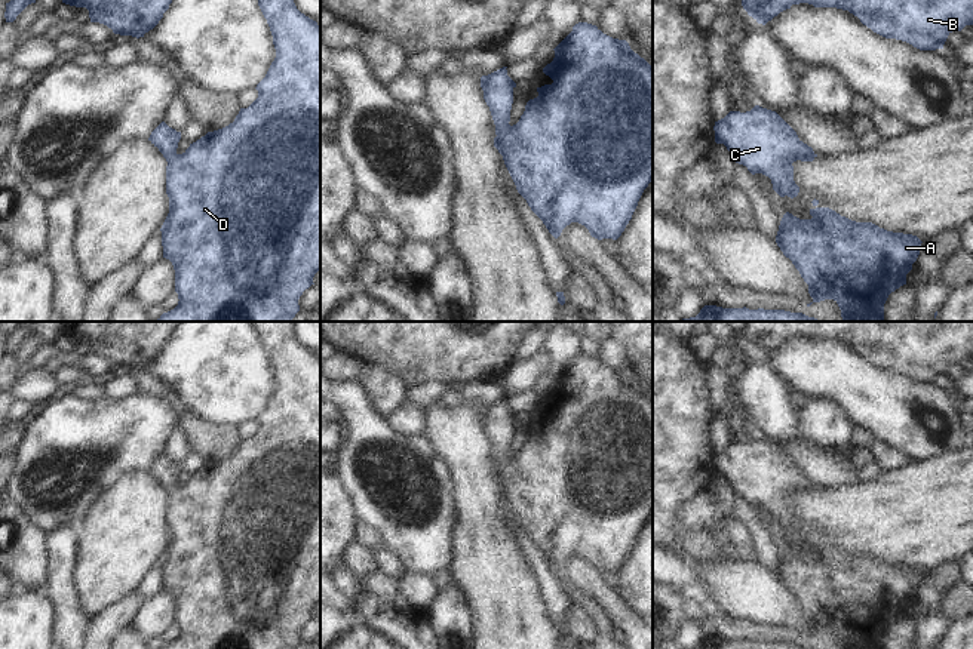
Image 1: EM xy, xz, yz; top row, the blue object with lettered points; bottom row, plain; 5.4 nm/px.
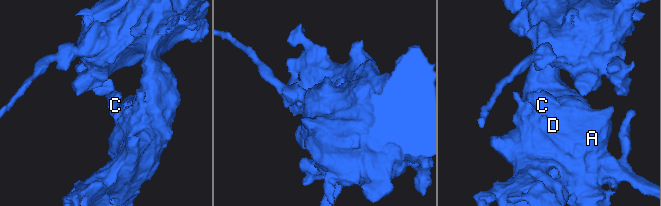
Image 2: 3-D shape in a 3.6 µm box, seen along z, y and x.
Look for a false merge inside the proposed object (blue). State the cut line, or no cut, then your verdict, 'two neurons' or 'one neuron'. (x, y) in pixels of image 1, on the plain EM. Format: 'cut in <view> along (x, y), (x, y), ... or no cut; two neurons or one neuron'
no cut; one neuron

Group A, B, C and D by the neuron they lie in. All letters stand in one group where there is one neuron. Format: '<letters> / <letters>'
A B C D

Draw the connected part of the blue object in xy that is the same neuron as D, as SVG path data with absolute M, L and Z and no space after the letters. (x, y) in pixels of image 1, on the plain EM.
M252 322L252 324L267 351L276 381L274 393L255 419L258 430L248 440L240 440L233 455L208 464L190 476L182 486L177 485L181 464L169 459L165 453L148 470L168 493L166 526L169 529L169 545L160 563L163 590L174 597L175 624L179 631L174 642L163 645L160 649L295 649L300 643L300 628L314 616L313 609L320 602L320 359L297 341L294 322Z

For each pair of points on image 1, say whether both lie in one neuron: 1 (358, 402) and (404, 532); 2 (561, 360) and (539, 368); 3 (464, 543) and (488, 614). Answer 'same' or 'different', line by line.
1: same
2: different
3: same

